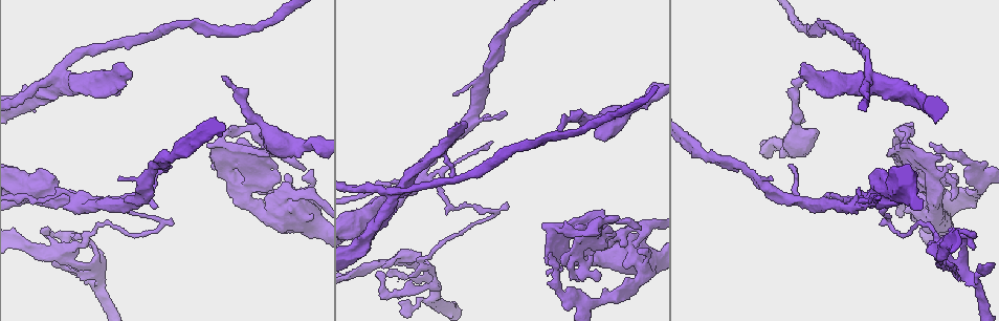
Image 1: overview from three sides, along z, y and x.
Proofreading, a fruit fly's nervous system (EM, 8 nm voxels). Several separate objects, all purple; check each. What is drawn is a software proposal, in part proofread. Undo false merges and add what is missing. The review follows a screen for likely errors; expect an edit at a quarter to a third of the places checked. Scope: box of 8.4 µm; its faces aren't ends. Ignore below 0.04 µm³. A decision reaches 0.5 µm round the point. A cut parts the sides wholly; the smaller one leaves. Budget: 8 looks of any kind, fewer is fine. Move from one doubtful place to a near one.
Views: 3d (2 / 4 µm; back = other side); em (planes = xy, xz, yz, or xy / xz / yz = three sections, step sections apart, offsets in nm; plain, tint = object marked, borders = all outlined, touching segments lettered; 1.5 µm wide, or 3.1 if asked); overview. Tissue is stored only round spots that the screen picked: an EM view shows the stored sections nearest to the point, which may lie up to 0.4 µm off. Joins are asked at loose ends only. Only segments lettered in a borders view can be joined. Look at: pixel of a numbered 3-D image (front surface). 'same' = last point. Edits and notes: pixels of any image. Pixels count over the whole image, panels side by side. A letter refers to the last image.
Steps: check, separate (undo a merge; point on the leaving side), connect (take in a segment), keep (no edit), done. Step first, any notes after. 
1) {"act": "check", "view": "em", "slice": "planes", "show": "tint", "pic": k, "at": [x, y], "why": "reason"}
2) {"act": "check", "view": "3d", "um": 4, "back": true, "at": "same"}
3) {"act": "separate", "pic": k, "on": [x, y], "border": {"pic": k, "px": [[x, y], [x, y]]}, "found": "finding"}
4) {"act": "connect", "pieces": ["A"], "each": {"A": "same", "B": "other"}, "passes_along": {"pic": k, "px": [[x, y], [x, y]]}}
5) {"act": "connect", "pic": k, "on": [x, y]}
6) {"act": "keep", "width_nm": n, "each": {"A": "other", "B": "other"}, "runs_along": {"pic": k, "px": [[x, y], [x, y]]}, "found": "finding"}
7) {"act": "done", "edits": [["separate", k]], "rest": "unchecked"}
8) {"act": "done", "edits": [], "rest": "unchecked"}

{"act": "check", "view": "3d", "um": 4, "pic": 1, "at": [392, 195], "why": "looks like a crossing"}

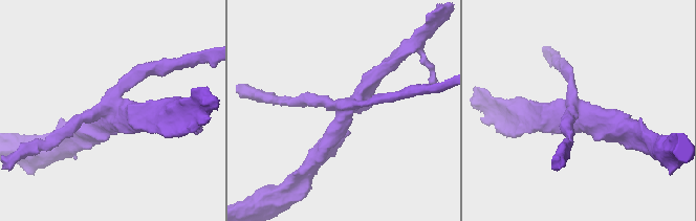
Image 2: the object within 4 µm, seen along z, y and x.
{"act": "check", "view": "em", "slice": "planes", "show": "borders", "pic": 2, "at": [109, 106], "arms": 4}

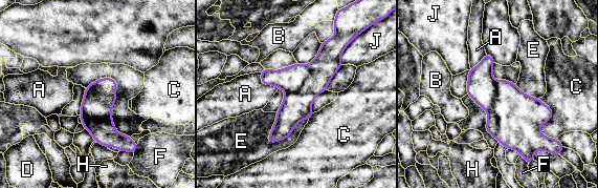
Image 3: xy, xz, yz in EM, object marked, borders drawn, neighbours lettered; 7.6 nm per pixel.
{"act": "separate", "pic": 3, "on": [291, 78], "width_nm": 240, "each": {"A": "other", "B": "other", "C": "other", "D": "other", "E": "other", "F": "other", "H": "other", "J": "other"}, "border": {"pic": 3, "px": [[308, 65], [302, 86], [286, 92]]}, "found": "two neurons meet here"}

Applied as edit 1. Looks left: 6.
{"act": "check", "view": "overview", "why": "redraw"}

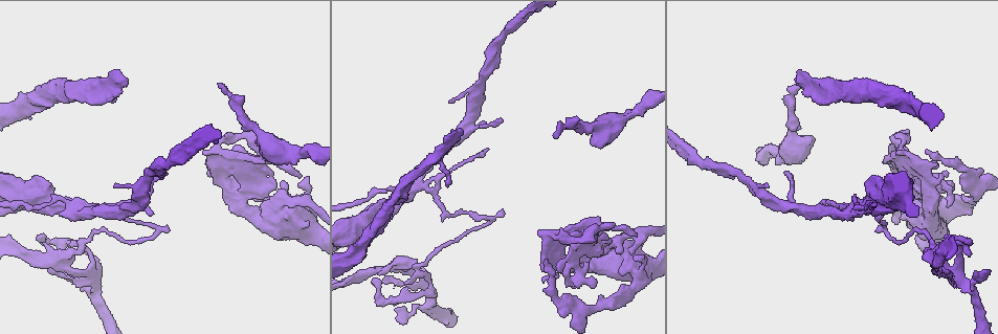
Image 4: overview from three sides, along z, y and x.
{"act": "check", "view": "em", "slice": "yz", "step": 8, "show": "borders", "pic": 4, "at": [291, 202], "why": "sudden change in width"}

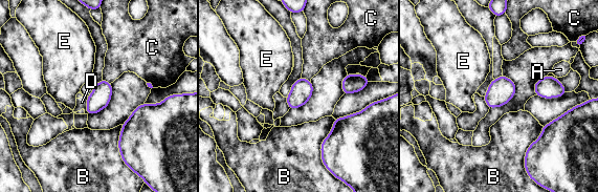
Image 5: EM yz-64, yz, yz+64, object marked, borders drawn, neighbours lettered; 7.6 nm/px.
{"act": "keep", "longest_contact_nm": ["B", 380], "each": {"A": "other", "B": "other", "C": "other", "D": "other", "E": "other"}, "border": {"pic": 5, "px": [[87, 97], [86, 113]]}, "found": "all the same neuron"}

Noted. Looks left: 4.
{"act": "check", "view": "3d", "um": 4, "pic": 4, "at": [947, 203], "why": "branch stops here"}

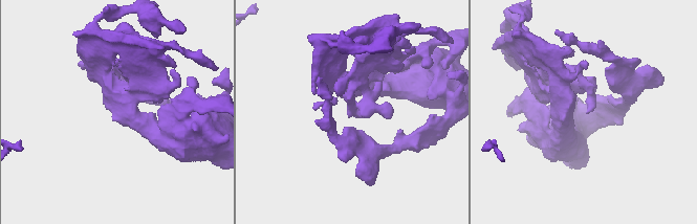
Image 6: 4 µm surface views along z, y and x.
{"act": "check", "view": "em", "slice": "planes", "show": "tint", "pic": 6, "at": [586, 113], "why": "need the tissue"}

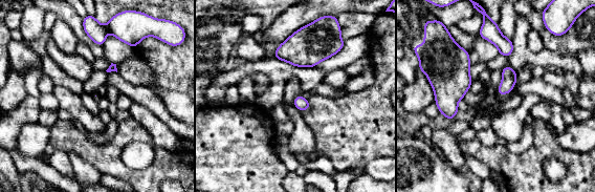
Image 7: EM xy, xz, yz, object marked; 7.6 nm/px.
{"act": "check", "view": "em", "slice": "planes", "show": "borders", "at": "same", "why": "see the neighbours"}

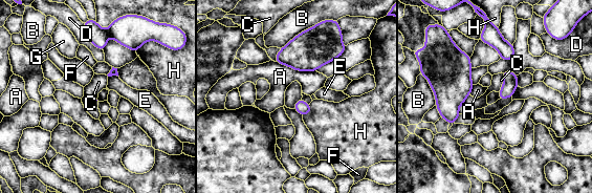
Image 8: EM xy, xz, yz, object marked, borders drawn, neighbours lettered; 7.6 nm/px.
{"act": "keep", "each": {"A": "other", "B": "other", "C": "other", "D": "other", "E": "other", "F": "other", "G": "other", "H": "other"}, "border": {"pic": 8, "px": [[503, 73], [503, 84], [498, 91]]}, "found": "no lettered segment goes on from it"}

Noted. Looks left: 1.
{"act": "check", "view": "em", "slice": "planes", "show": "borders", "pic": 4, "at": [554, 236], "why": "closes a loop"}

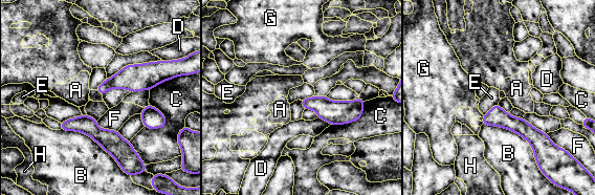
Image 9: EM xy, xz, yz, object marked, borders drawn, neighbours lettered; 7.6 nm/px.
{"act": "keep", "width_nm": 100, "each": {"A": "other", "B": "other", "C": "other", "D": "other", "E": "other", "F": "other", "G": "other", "H": "other"}, "border": {"pic": 9, "px": [[96, 121], [98, 127], [117, 131]]}, "found": "one neuron here"}

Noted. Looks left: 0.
{"act": "done", "edits": [["separate", 3]], "rest": "unchecked"}

